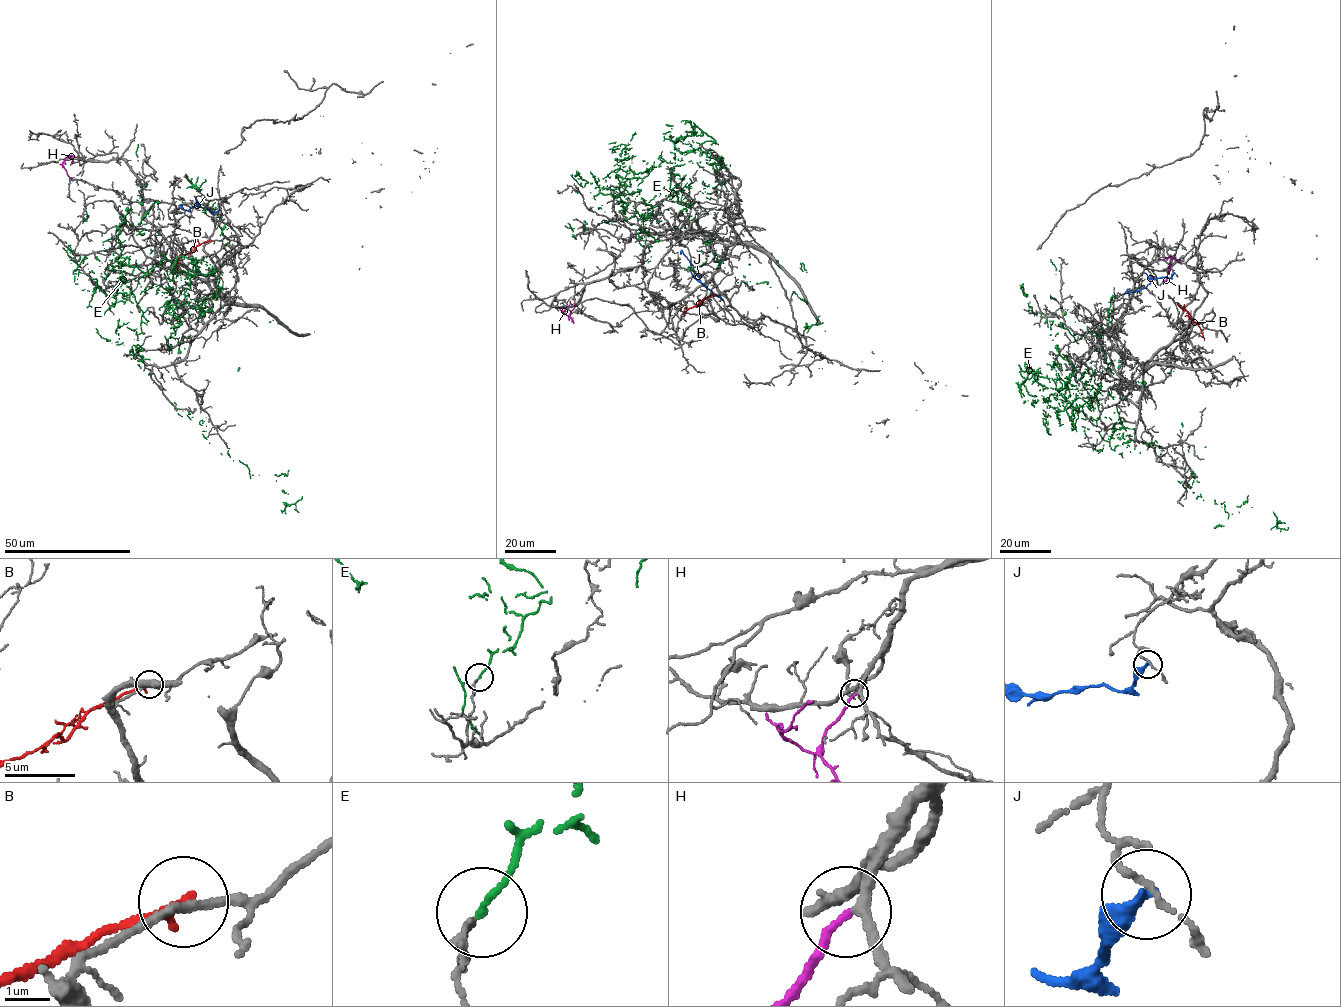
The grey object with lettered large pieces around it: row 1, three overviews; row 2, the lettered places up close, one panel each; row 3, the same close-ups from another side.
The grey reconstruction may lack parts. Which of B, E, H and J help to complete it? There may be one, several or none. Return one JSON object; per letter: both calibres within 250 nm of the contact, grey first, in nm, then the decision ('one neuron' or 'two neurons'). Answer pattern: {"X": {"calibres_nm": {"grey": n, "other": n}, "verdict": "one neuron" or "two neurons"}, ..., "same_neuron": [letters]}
{"B": {"calibres_nm": {"grey": 180, "other": 240}, "verdict": "two neurons"}, "E": {"calibres_nm": {"grey": 110, "other": 140}, "verdict": "two neurons"}, "H": {"calibres_nm": {"grey": 240, "other": 160}, "verdict": "one neuron"}, "J": {"calibres_nm": {"grey": 130, "other": 360}, "verdict": "two neurons"}, "same_neuron": ["H"]}

